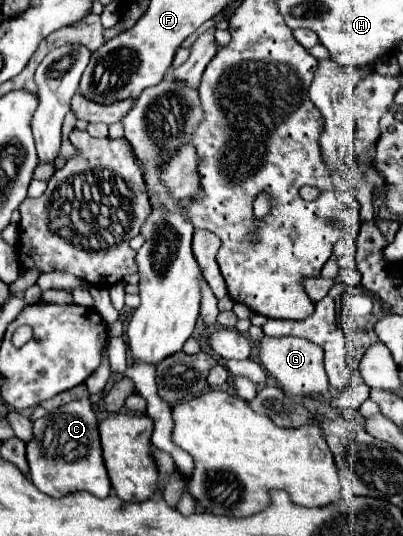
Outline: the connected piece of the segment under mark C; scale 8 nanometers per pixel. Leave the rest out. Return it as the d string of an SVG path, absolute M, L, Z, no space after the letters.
M70 401L34 421L34 437L26 443L30 481L52 497L62 497L70 491L88 491L96 497L108 497L112 487L100 451L98 417L92 411L90 401Z

